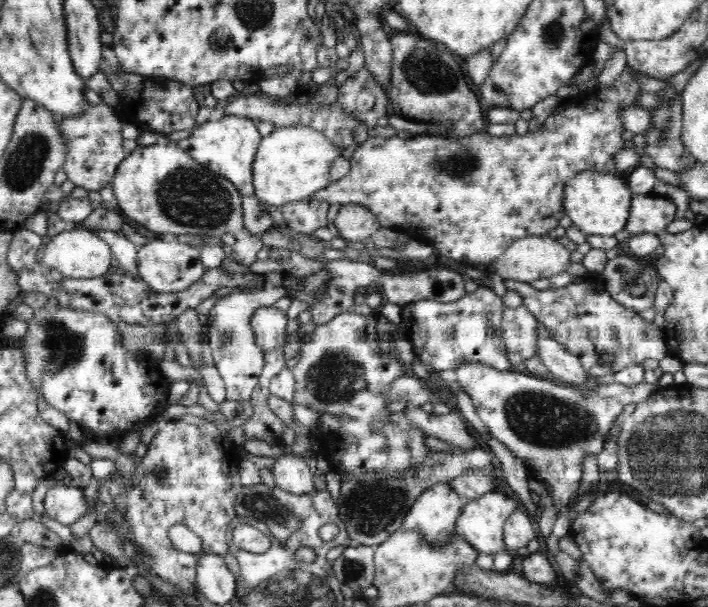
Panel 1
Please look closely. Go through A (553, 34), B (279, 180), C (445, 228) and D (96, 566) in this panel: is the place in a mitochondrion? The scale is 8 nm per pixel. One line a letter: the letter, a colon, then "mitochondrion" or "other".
A: mitochondrion
B: other
C: other
D: other

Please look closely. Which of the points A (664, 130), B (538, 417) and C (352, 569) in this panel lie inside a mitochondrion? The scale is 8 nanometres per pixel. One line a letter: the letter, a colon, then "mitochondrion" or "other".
A: mitochondrion
B: mitochondrion
C: mitochondrion

